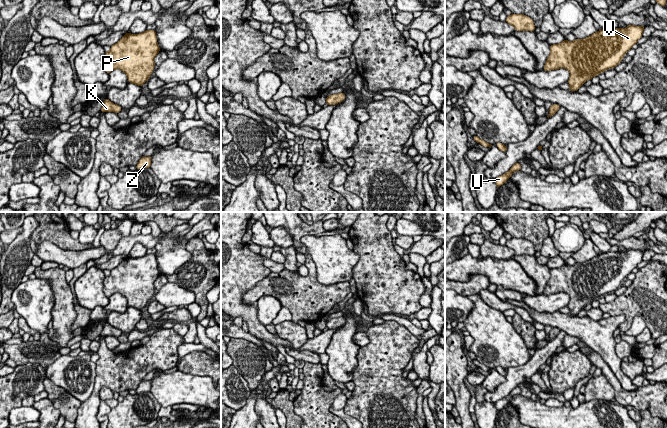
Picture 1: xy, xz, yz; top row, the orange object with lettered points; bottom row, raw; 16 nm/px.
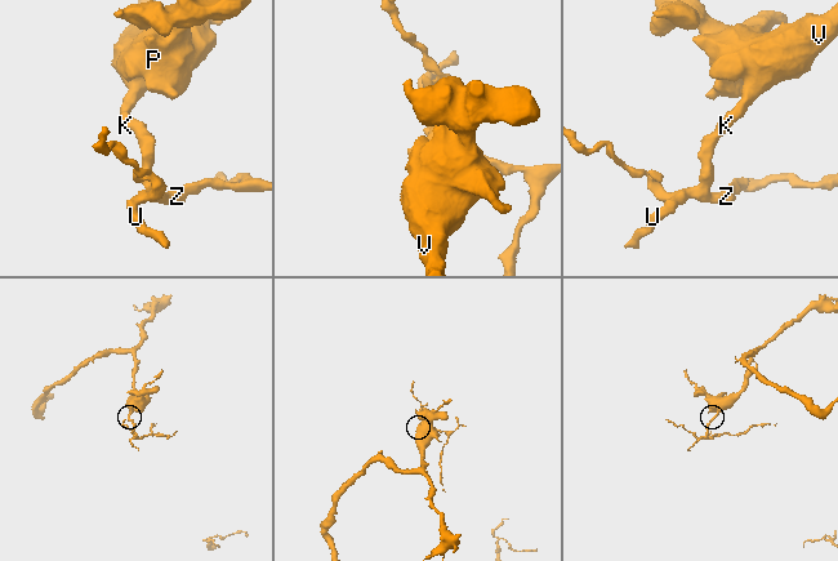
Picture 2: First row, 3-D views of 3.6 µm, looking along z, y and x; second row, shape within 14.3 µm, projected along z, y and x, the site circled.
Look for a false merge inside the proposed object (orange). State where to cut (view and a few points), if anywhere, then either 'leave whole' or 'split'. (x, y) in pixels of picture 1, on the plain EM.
no cut | leave whole

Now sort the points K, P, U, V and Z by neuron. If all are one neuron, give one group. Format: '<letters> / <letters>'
K P U V Z

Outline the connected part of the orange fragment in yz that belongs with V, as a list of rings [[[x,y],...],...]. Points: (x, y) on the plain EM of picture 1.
[[[644,250],[601,253],[585,263],[550,269],[550,279],[543,294],[564,292],[570,296],[569,315],[578,313],[589,303],[616,291],[624,279],[642,262]]]

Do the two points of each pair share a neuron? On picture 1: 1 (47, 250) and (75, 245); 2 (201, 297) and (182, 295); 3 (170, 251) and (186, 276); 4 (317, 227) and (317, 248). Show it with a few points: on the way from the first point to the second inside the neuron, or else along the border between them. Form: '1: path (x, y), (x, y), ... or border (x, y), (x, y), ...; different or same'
1: border (38, 243), (50, 240), (62, 249), (85, 248); different
2: border (175, 283), (189, 289), (194, 294), (195, 301); different
3: border (187, 243), (190, 258), (166, 275); different
4: border (313, 234), (305, 234), (300, 241); different

